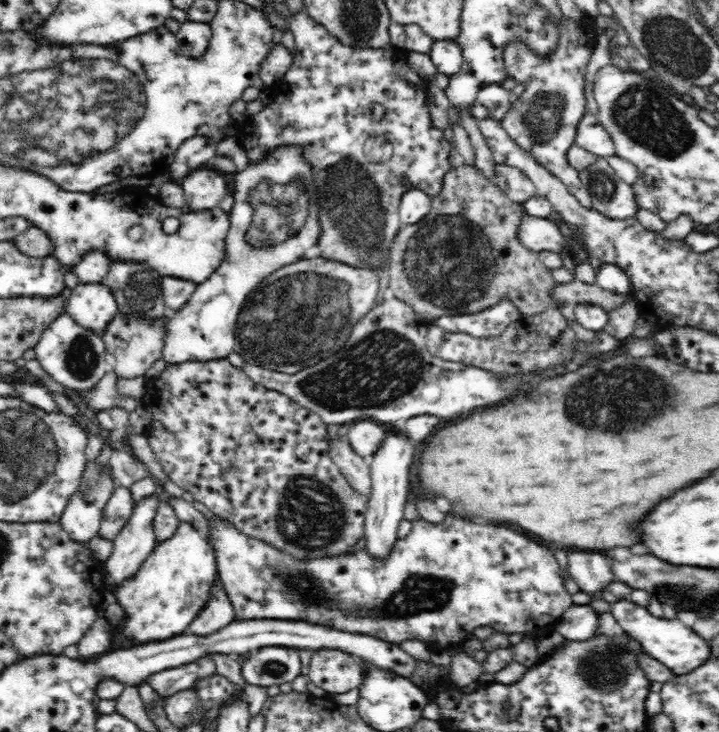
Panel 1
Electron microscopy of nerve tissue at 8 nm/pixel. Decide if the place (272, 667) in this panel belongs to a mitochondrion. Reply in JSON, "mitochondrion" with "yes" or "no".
{"mitochondrion":"yes"}

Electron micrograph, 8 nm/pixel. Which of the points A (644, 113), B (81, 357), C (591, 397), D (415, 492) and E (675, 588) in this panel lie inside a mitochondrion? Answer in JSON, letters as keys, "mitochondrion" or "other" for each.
{"A":"mitochondrion","B":"mitochondrion","C":"mitochondrion","D":"other","E":"mitochondrion"}

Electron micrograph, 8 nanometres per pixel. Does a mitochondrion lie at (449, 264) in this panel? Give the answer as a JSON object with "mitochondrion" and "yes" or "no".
{"mitochondrion":"yes"}

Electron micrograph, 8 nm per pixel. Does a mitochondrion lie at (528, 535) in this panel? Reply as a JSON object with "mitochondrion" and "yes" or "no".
{"mitochondrion":"no"}

